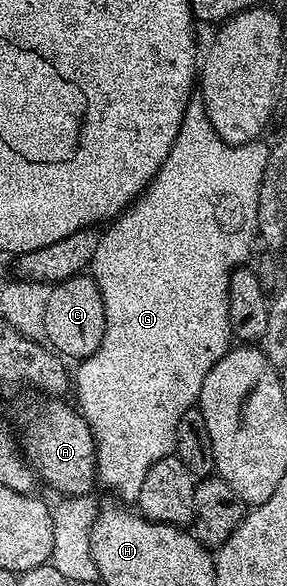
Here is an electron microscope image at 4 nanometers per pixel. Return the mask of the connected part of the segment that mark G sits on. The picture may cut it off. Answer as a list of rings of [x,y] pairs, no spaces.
[[[193,93],[188,99],[188,108],[182,117],[182,125],[178,129],[178,137],[166,157],[166,161],[160,166],[156,178],[148,184],[146,190],[139,196],[136,202],[127,208],[111,224],[107,232],[101,234],[98,241],[98,250],[92,258],[90,274],[96,280],[102,293],[102,305],[106,309],[106,333],[102,337],[102,345],[90,357],[79,360],[77,371],[74,371],[74,391],[76,387],[75,406],[78,408],[84,420],[90,425],[92,436],[96,442],[96,474],[112,491],[121,495],[119,498],[139,500],[142,481],[146,481],[146,473],[150,473],[150,465],[165,459],[173,454],[176,449],[176,430],[182,413],[186,413],[191,407],[197,406],[202,381],[206,381],[206,373],[214,369],[227,351],[233,346],[234,336],[230,329],[230,317],[228,316],[228,290],[230,289],[230,277],[237,267],[247,264],[248,254],[252,251],[252,242],[258,239],[256,222],[258,221],[258,193],[262,185],[264,170],[268,164],[269,144],[264,141],[243,143],[242,145],[230,145],[218,137],[214,125],[210,125],[210,117],[206,113],[204,99],[198,93]]]

